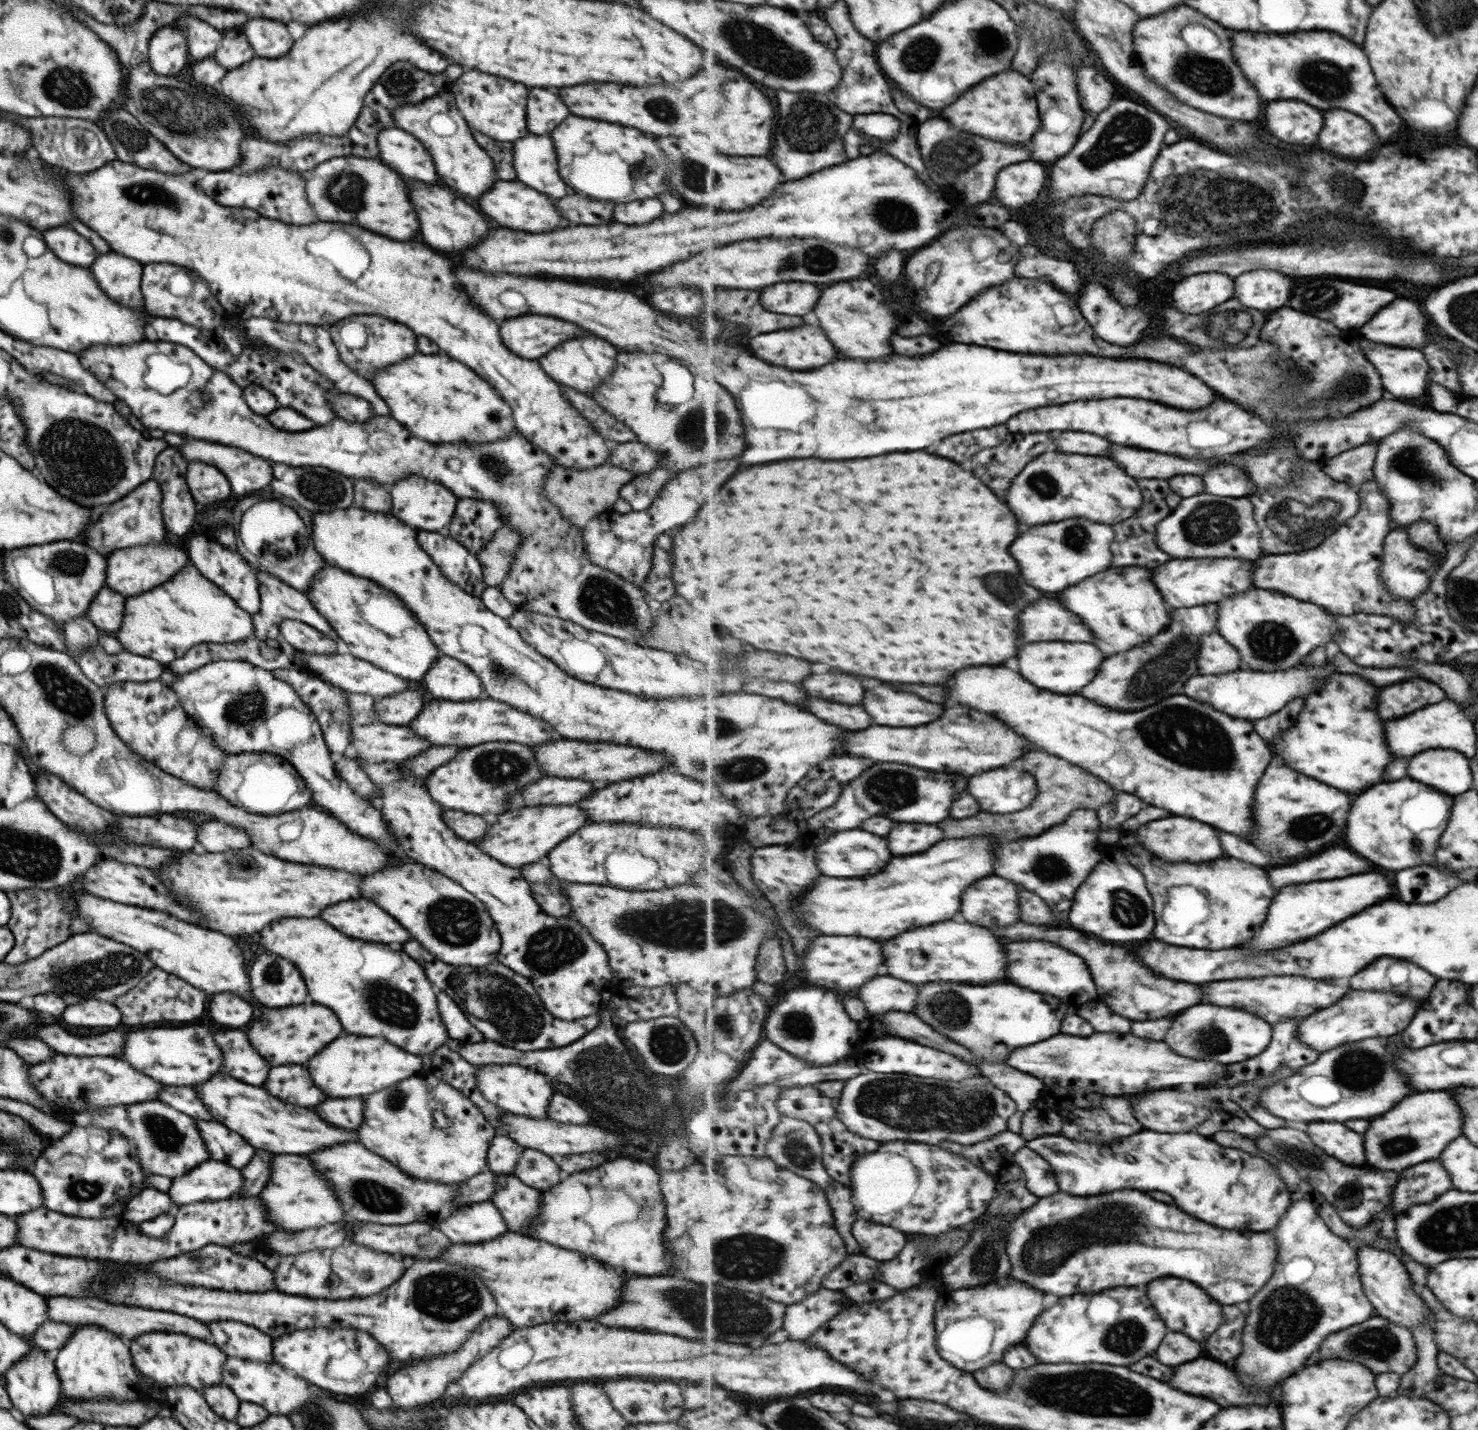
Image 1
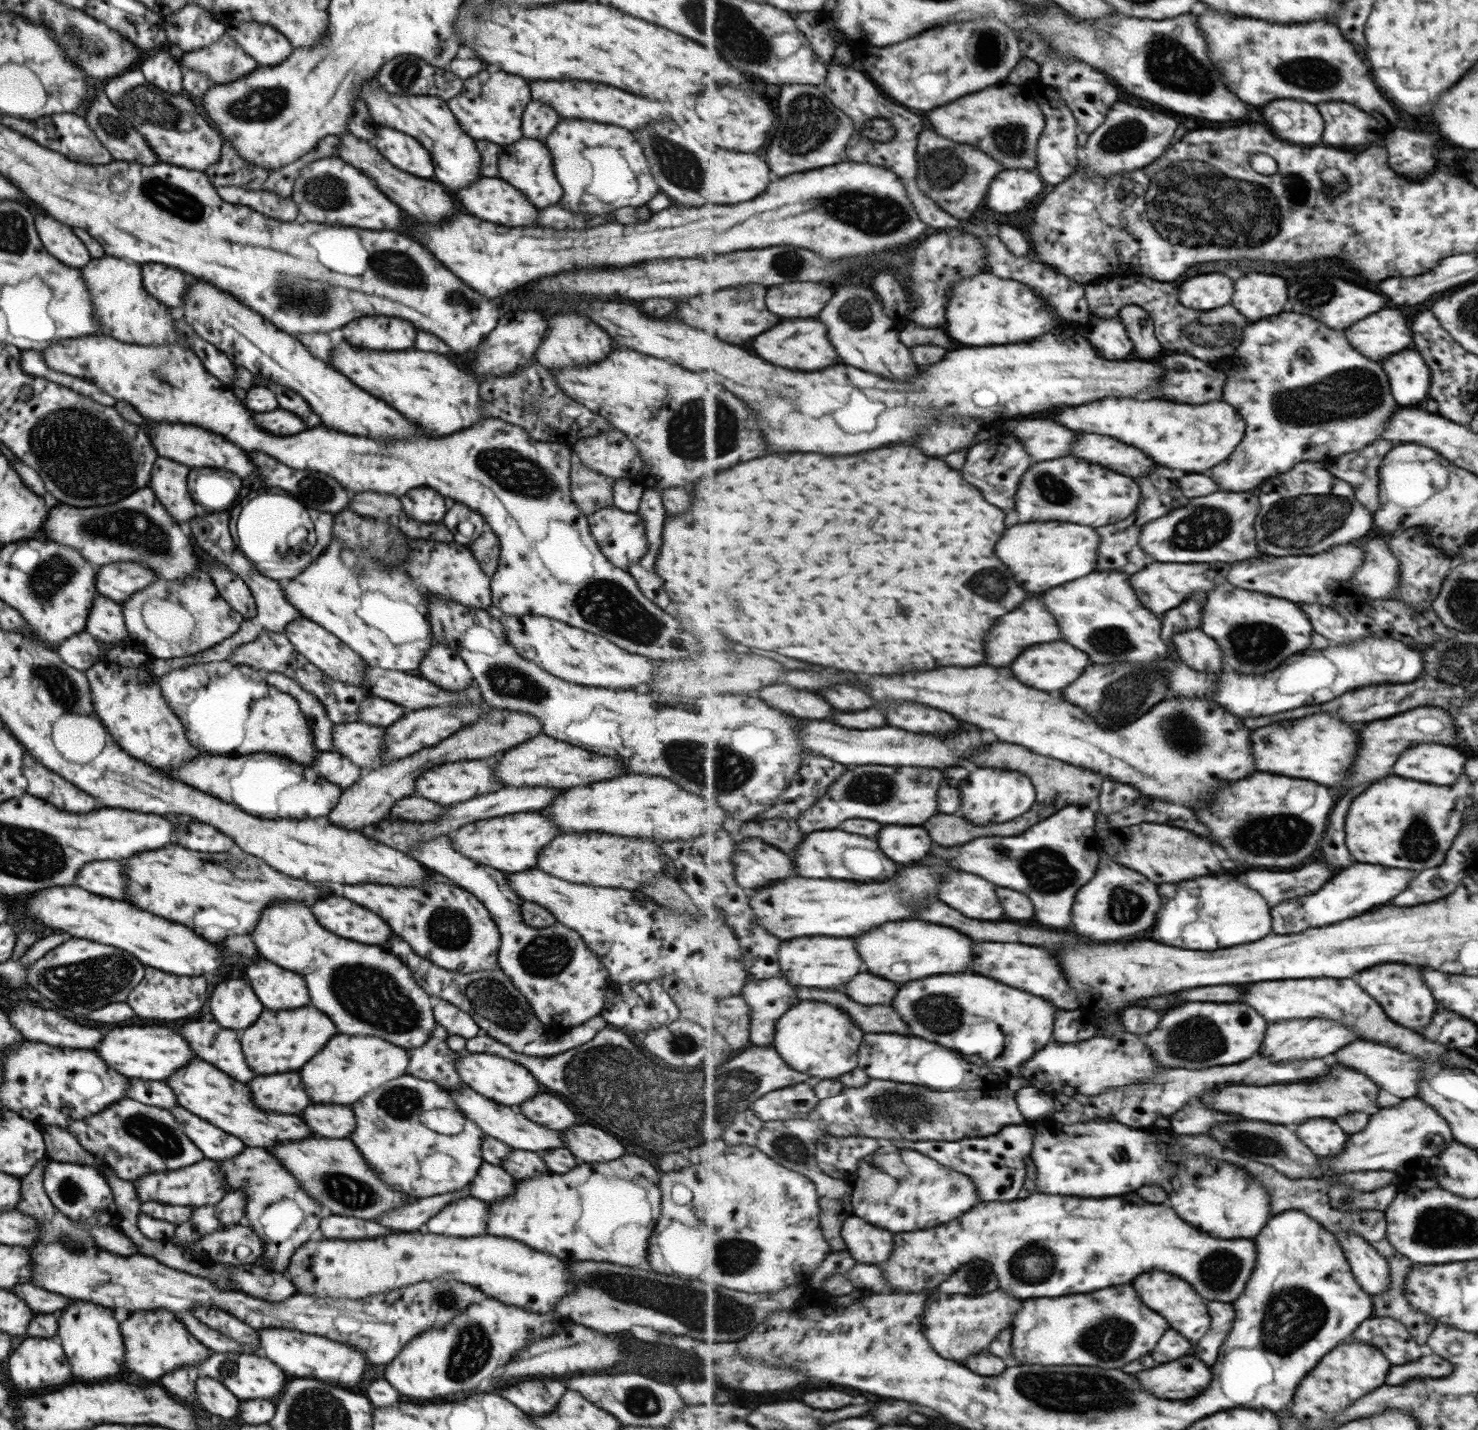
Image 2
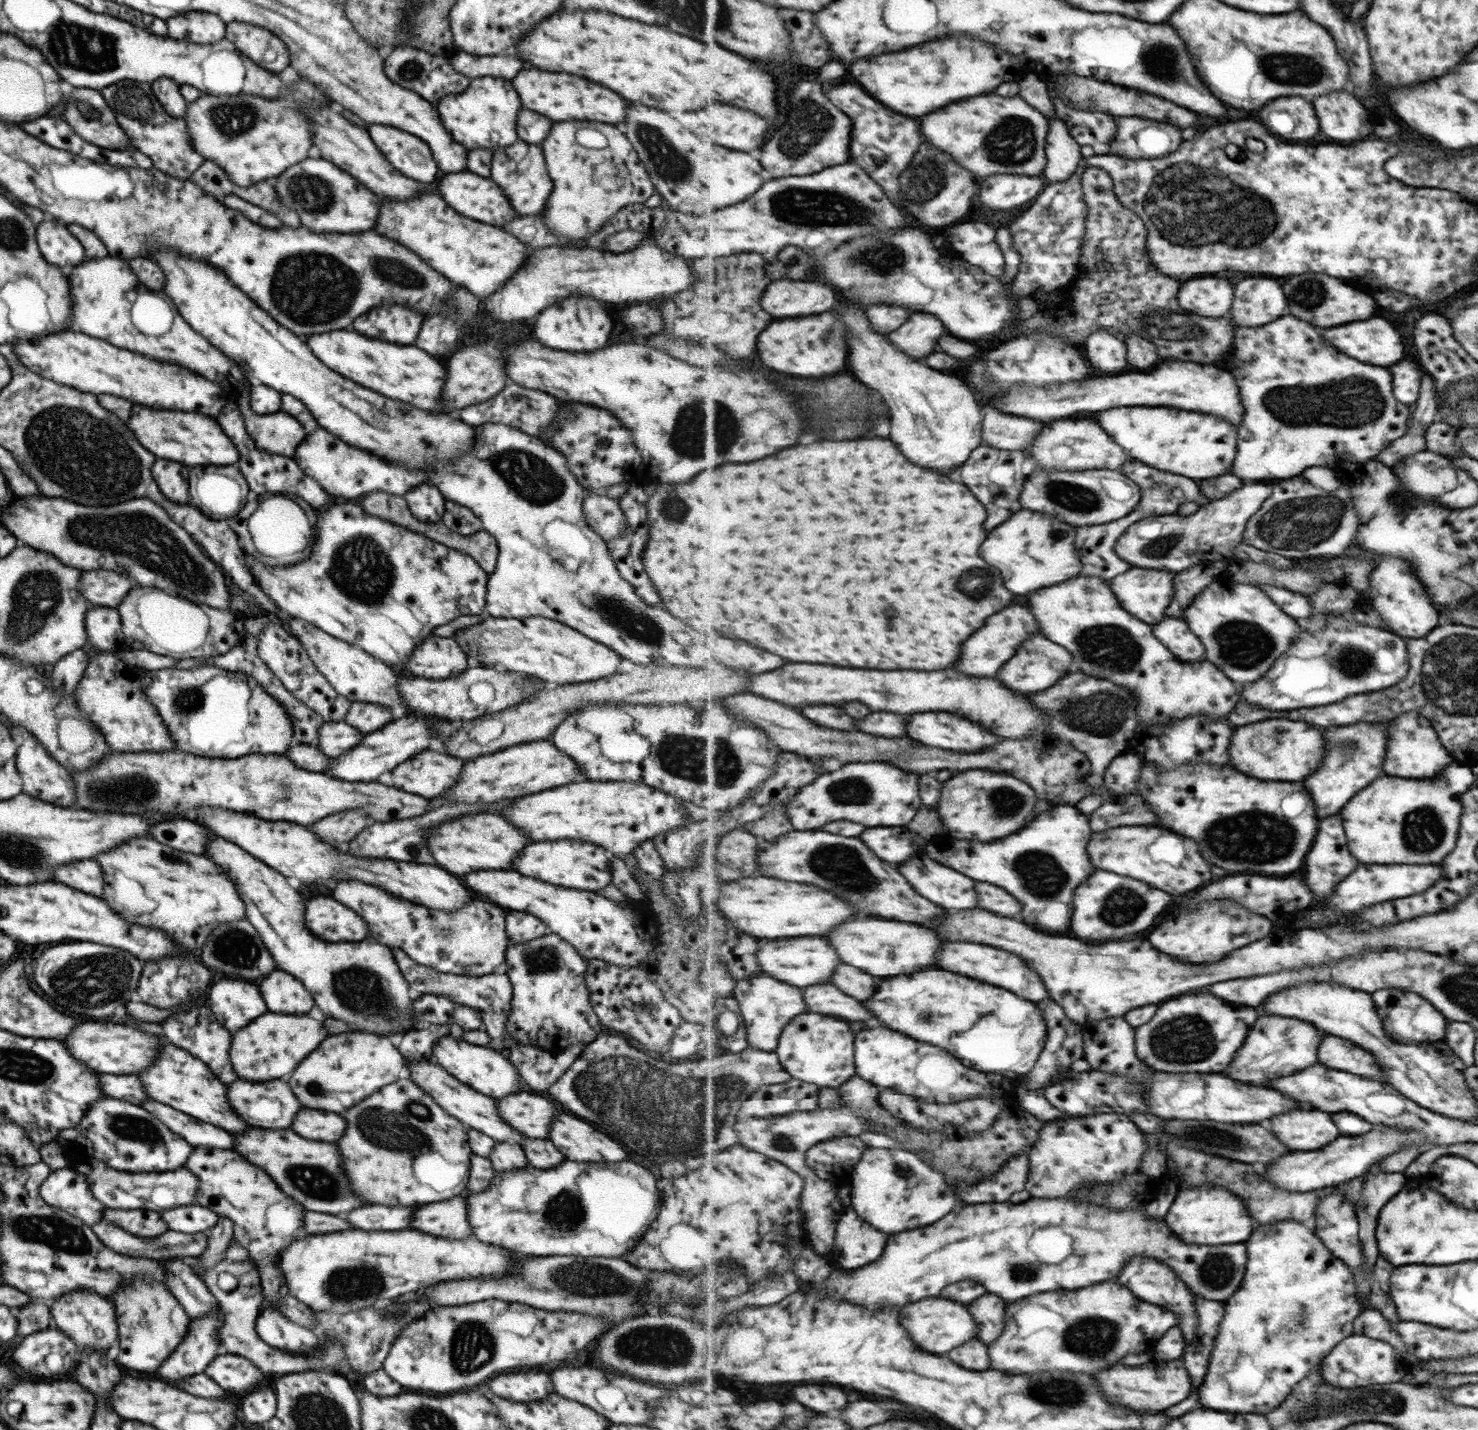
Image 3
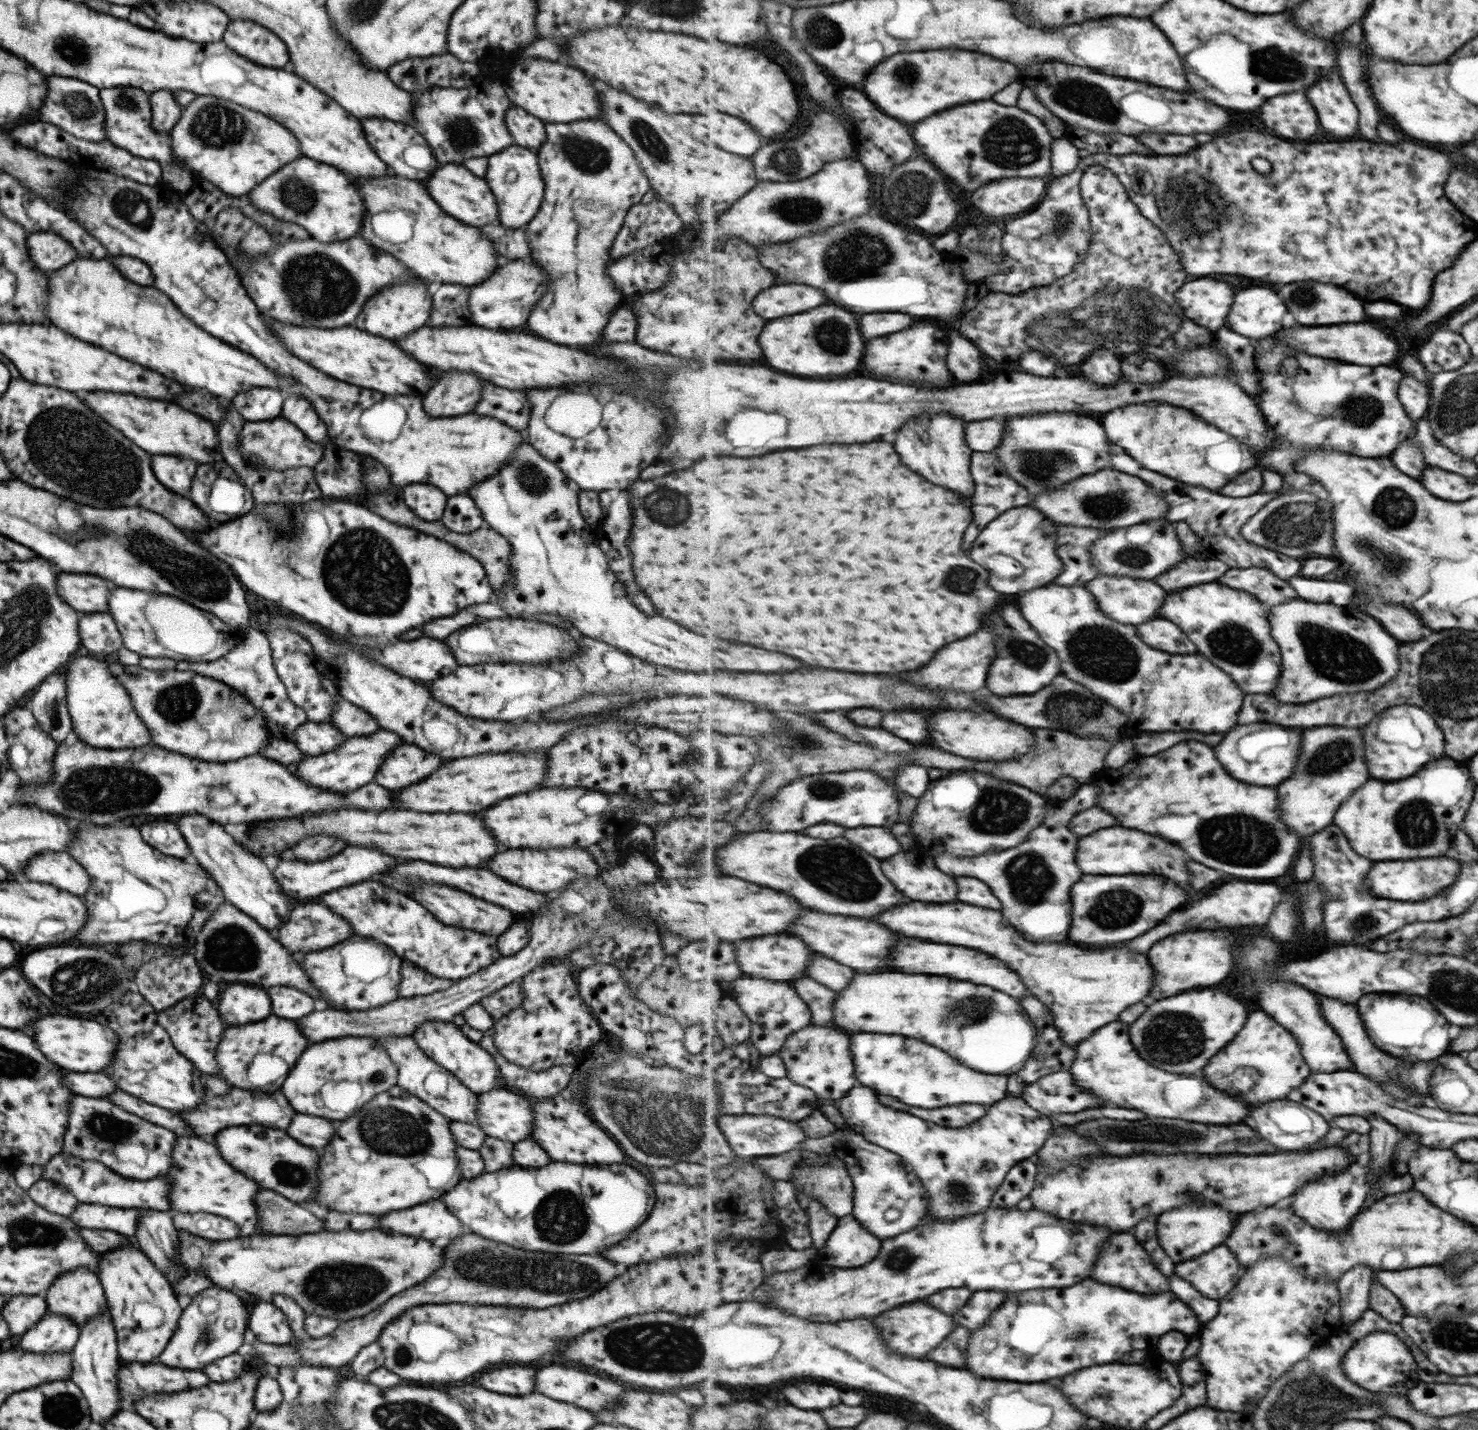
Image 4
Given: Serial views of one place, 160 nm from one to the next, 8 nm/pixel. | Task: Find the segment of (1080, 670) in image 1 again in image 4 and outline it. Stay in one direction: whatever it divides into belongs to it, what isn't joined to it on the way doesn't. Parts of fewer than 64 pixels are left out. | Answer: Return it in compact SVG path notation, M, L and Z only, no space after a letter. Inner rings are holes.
M1003 606L995 610L989 618L997 634L997 660L989 670L987 686L991 692L1007 696L1007 694L1035 694L1043 690L1047 684L1052 684L1062 672L1060 655L1043 638L1039 631L1023 616L1015 606Z

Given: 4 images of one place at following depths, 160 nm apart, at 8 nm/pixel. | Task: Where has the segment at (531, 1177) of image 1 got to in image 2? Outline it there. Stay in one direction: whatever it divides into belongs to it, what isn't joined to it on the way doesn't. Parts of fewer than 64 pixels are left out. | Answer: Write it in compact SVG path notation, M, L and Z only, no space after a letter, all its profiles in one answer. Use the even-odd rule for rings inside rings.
M511 1149L500 1162L500 1167L515 1180L530 1179L549 1172L538 1153L521 1149Z

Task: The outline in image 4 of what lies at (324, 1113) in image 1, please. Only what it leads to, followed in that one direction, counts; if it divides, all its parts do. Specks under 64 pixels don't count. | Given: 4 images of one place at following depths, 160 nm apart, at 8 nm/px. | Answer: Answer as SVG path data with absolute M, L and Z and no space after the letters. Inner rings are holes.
M295 1114L293 1120L291 1120L291 1124L285 1128L285 1132L293 1140L301 1142L303 1146L319 1150L321 1146L325 1146L331 1140L331 1136L333 1136L333 1124L329 1120L323 1120L323 1118Z

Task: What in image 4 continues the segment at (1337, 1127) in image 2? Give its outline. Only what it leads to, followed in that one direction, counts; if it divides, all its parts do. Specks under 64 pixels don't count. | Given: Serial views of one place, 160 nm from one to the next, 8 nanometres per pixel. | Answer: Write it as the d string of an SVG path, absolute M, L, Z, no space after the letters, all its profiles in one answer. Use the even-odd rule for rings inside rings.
M1293 1100L1267 1102L1259 1108L1253 1108L1253 1114L1245 1120L1247 1126L1253 1126L1265 1140L1271 1140L1283 1150L1303 1150L1323 1141L1332 1130L1332 1125L1321 1113L1311 1110L1304 1104Z

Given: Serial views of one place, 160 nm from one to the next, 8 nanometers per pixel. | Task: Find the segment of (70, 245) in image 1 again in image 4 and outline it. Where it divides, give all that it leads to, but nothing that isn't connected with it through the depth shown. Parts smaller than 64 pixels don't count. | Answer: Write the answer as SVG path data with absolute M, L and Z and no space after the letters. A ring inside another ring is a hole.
M51 230L28 233L25 237L25 247L33 265L47 274L57 268L63 268L77 258L74 248Z

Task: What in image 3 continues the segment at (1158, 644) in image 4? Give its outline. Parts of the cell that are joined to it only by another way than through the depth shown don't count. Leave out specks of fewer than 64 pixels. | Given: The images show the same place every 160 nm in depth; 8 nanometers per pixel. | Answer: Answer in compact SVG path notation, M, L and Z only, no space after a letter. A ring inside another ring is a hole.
M1167 618L1165 622L1153 626L1153 630L1157 630L1155 634L1157 638L1161 638L1160 641L1165 643L1177 658L1188 663L1207 660L1204 642L1201 642L1200 637L1192 631L1192 627L1187 622Z

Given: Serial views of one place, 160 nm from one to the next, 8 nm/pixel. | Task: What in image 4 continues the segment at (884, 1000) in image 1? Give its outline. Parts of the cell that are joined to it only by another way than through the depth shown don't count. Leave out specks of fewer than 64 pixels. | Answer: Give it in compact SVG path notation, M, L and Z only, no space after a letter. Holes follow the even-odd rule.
M817 954L817 962L813 962L813 966L809 966L809 976L821 984L827 984L829 988L843 990L843 986L851 984L851 980L855 978L855 970Z

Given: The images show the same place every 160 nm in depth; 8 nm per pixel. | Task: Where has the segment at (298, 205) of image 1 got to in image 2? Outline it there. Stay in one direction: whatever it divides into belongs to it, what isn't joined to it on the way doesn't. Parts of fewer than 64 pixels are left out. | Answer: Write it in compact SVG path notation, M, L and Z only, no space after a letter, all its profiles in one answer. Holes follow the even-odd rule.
M218 186L215 188L219 198L229 204L248 206L259 214L281 222L299 221L295 203L271 190L245 190L241 186Z

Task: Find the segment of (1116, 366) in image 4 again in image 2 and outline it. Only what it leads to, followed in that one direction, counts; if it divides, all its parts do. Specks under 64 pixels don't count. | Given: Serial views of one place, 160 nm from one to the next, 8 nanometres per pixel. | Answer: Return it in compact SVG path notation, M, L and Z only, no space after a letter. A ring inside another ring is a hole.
M1092 316L1089 324L1089 340L1093 342L1093 346L1097 346L1097 350L1101 350L1101 354L1105 354L1105 358L1123 360L1135 350L1125 324L1119 318Z

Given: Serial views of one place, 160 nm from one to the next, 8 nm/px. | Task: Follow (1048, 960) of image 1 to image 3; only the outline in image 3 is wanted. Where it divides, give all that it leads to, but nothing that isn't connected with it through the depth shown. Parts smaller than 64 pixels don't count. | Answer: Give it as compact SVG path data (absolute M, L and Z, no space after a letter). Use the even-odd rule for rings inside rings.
M951 942L949 950L945 950L945 954L941 954L941 958L937 958L937 968L959 972L959 974L965 974L969 978L989 982L993 986L1001 986L1005 990L1013 990L1015 994L1021 994L1021 998L1029 998L1033 1002L1039 1003L1039 1000L1051 999L1051 994L1047 992L1043 980L1039 978L1040 974L1035 974L1035 970L1031 970L1027 966L1027 962L1023 962L1015 954L997 950L993 946L981 946L981 944L969 944L969 942Z

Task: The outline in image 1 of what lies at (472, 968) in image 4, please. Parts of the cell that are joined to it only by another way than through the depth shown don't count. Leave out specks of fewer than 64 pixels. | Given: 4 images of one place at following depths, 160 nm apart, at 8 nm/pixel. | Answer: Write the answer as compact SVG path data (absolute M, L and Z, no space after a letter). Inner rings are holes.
M406 860L405 864L401 864L401 866L387 868L383 872L365 876L361 880L361 898L371 900L377 906L381 906L383 910L387 910L387 914L393 916L405 928L410 934L410 938L415 939L438 961L456 967L481 967L490 962L495 962L500 947L500 936L494 927L494 922L490 919L489 913L480 900L477 900L472 894L463 890L459 884L437 871ZM429 874L433 878L437 878L435 884L429 884L425 880Z

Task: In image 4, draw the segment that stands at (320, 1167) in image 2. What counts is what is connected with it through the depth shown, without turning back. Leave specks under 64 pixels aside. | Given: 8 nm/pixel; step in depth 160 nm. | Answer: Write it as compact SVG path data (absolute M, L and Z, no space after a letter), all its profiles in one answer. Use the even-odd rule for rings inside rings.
M231 1126L225 1130L219 1130L217 1136L213 1136L213 1144L217 1146L217 1152L229 1166L233 1166L237 1172L245 1174L253 1180L261 1189L277 1191L282 1197L291 1200L293 1204L303 1204L303 1207L314 1208L317 1186L317 1152L307 1150L305 1146L297 1144L293 1138L289 1138L283 1130L273 1130L265 1126Z

